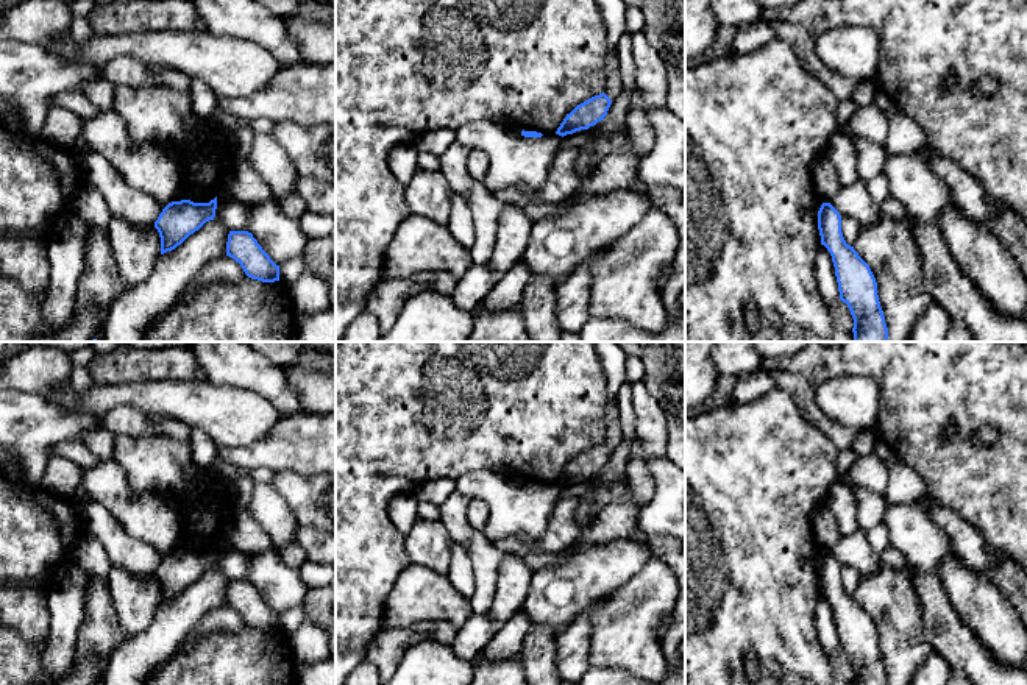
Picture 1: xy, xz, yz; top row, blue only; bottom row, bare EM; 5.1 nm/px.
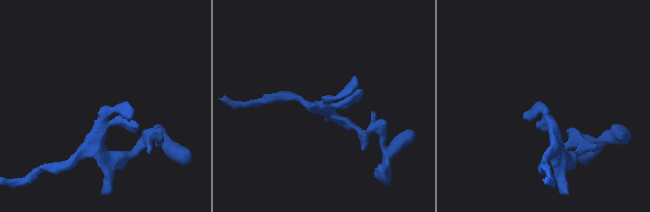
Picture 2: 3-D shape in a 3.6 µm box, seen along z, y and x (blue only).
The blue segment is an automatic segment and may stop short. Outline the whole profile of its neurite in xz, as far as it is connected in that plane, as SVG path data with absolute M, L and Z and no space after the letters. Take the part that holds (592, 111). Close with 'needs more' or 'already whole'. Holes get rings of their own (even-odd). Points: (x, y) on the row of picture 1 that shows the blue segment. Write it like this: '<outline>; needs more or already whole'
M602 92L577 105L560 123L556 134L567 136L581 130L588 130L598 122L604 120L612 100Z; already whole

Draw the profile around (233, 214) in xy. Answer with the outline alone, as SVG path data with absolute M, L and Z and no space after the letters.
M220 192L214 220L220 222L228 231L247 231L250 204L237 201L228 193Z

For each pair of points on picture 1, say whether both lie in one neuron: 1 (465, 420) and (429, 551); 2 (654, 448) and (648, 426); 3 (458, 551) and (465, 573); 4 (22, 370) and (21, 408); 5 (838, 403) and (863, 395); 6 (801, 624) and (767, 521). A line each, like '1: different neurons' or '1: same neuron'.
1: different neurons
2: same neuron
3: same neuron
4: different neurons
5: same neuron
6: same neuron

